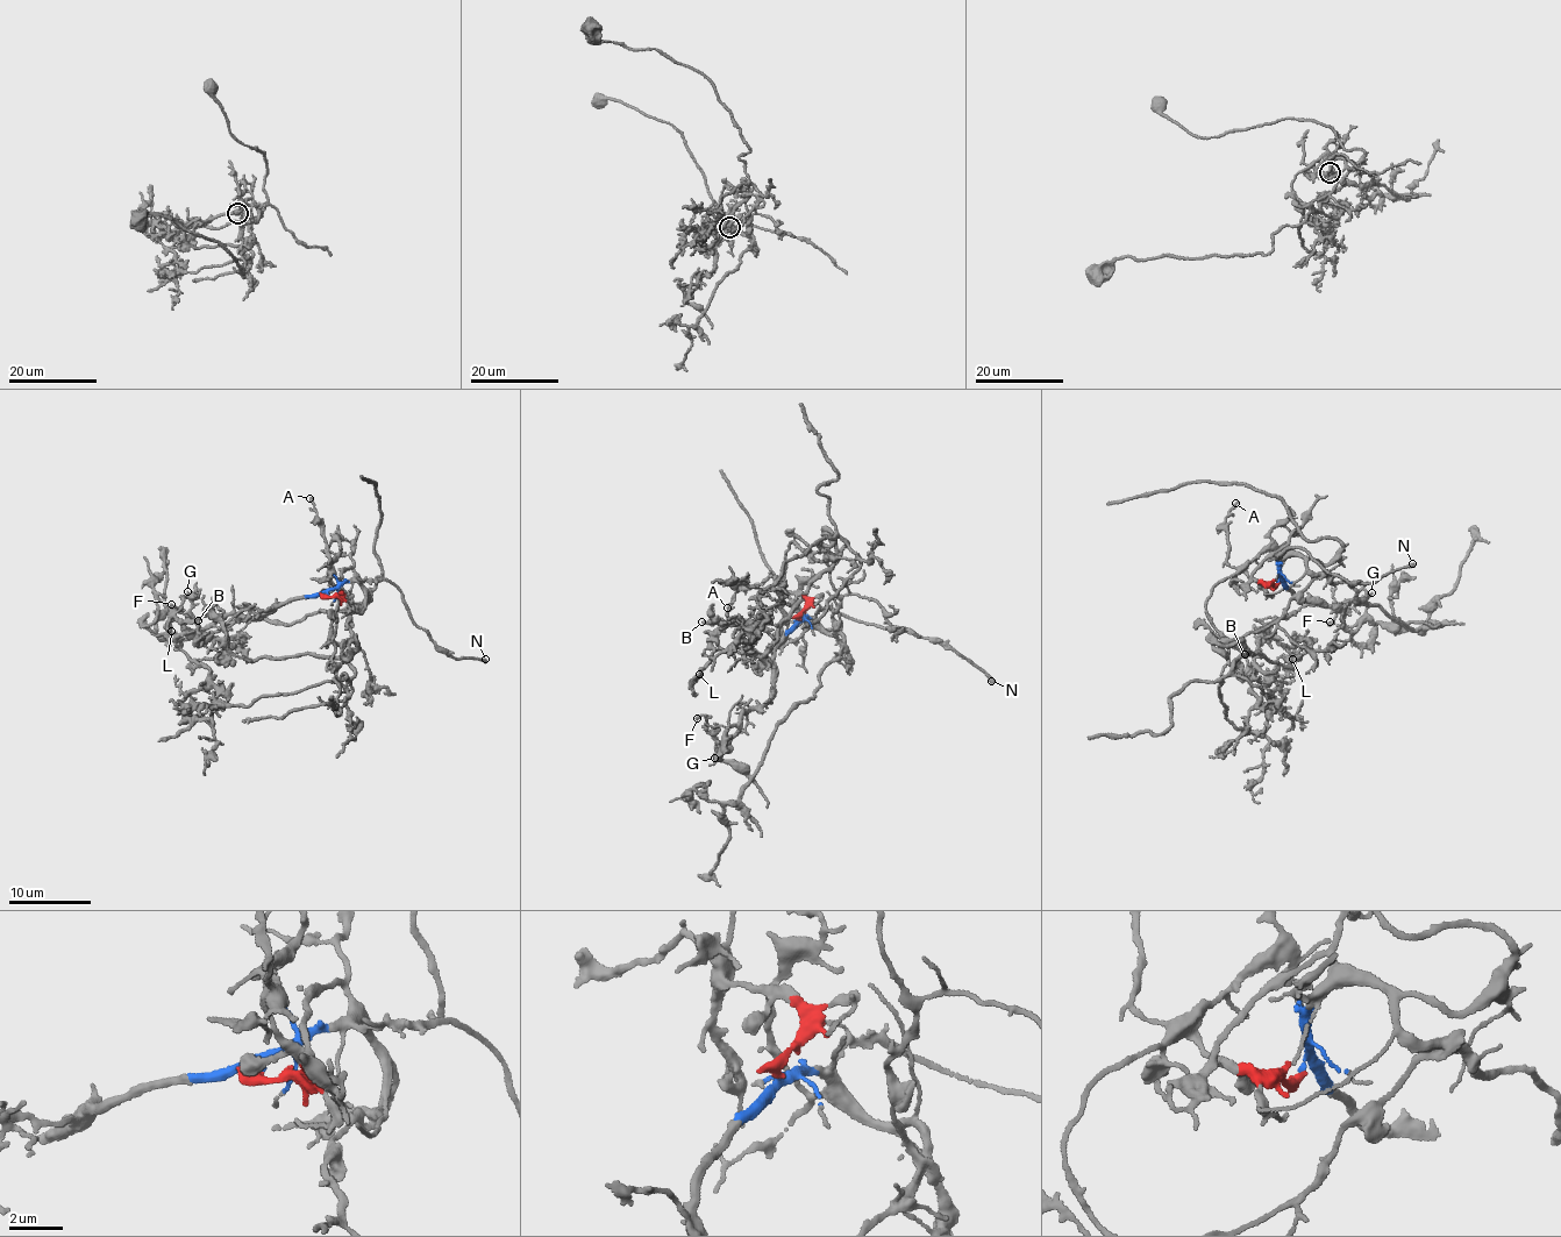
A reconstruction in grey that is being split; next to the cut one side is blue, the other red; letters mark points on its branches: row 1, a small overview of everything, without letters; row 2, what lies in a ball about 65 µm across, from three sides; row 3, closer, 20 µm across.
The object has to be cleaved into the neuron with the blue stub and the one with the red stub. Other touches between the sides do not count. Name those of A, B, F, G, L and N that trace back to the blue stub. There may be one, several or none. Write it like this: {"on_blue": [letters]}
{"on_blue": ["F", "G", "N"]}

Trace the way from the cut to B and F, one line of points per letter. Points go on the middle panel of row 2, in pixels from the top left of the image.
B: (799, 618), (806, 602), (783, 589), (796, 541), (834, 562), (784, 618), (701, 620)
F: (799, 618), (774, 654), (774, 694), (746, 710), (726, 746), (713, 739), (704, 715), (696, 719)

